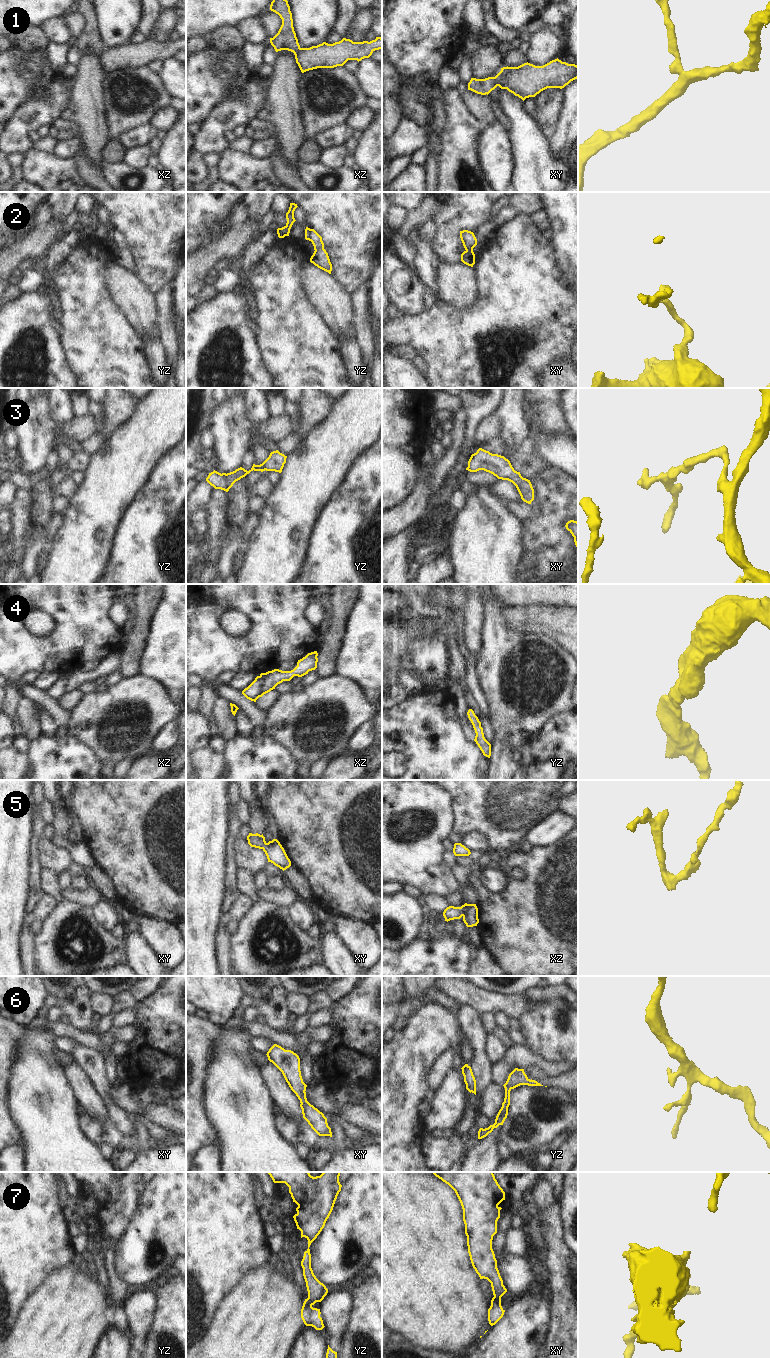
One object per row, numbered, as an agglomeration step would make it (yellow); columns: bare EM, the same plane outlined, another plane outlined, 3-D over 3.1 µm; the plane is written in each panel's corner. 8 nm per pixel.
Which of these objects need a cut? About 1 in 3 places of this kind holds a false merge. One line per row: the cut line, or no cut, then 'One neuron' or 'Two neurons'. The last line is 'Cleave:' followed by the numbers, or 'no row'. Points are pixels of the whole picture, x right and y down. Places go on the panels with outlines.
1: Split along xy (494, 77), (496, 86). Two neurons
2: No split. One neuron
3: No split. One neuron
4: No split. One neuron
5: No split. One neuron
6: No split. One neuron
7: No split. One neuron
Cleave: 1.

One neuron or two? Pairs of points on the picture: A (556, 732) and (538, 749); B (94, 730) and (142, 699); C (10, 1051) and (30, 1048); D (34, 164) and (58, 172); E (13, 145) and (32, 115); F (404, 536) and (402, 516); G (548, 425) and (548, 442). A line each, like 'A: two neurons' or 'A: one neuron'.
A: one neuron
B: one neuron
C: two neurons
D: one neuron
E: one neuron
F: two neurons
G: two neurons

